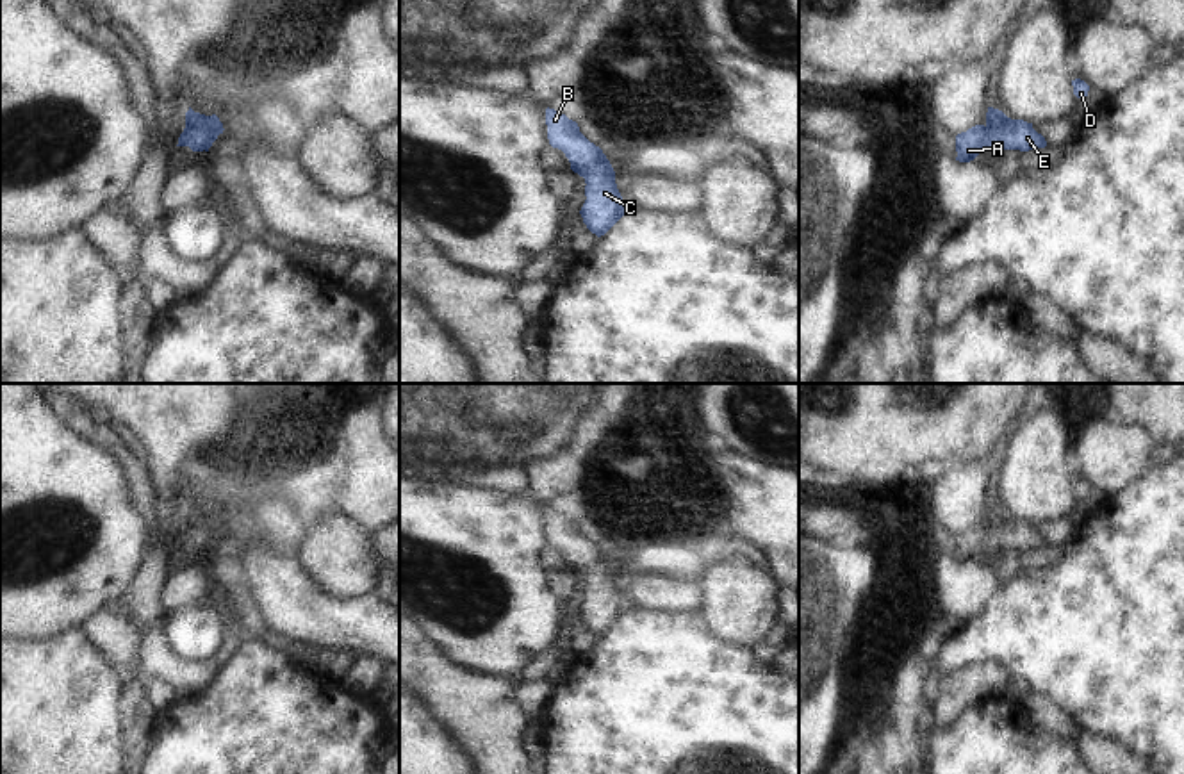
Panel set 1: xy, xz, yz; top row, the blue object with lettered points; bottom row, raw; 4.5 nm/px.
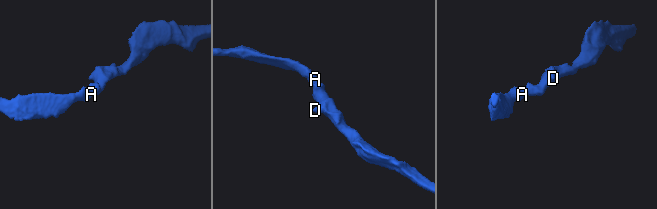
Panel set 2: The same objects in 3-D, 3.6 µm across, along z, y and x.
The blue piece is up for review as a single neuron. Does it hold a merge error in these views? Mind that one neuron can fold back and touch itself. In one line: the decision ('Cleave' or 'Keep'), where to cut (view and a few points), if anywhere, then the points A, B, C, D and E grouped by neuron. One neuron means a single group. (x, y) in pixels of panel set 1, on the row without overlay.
Keep. No split. Groups: A B C D E

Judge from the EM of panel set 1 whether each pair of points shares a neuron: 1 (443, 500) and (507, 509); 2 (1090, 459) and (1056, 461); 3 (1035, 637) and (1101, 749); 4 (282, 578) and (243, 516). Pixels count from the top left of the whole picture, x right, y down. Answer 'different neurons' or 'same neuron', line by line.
1: same neuron
2: different neurons
3: different neurons
4: same neuron

